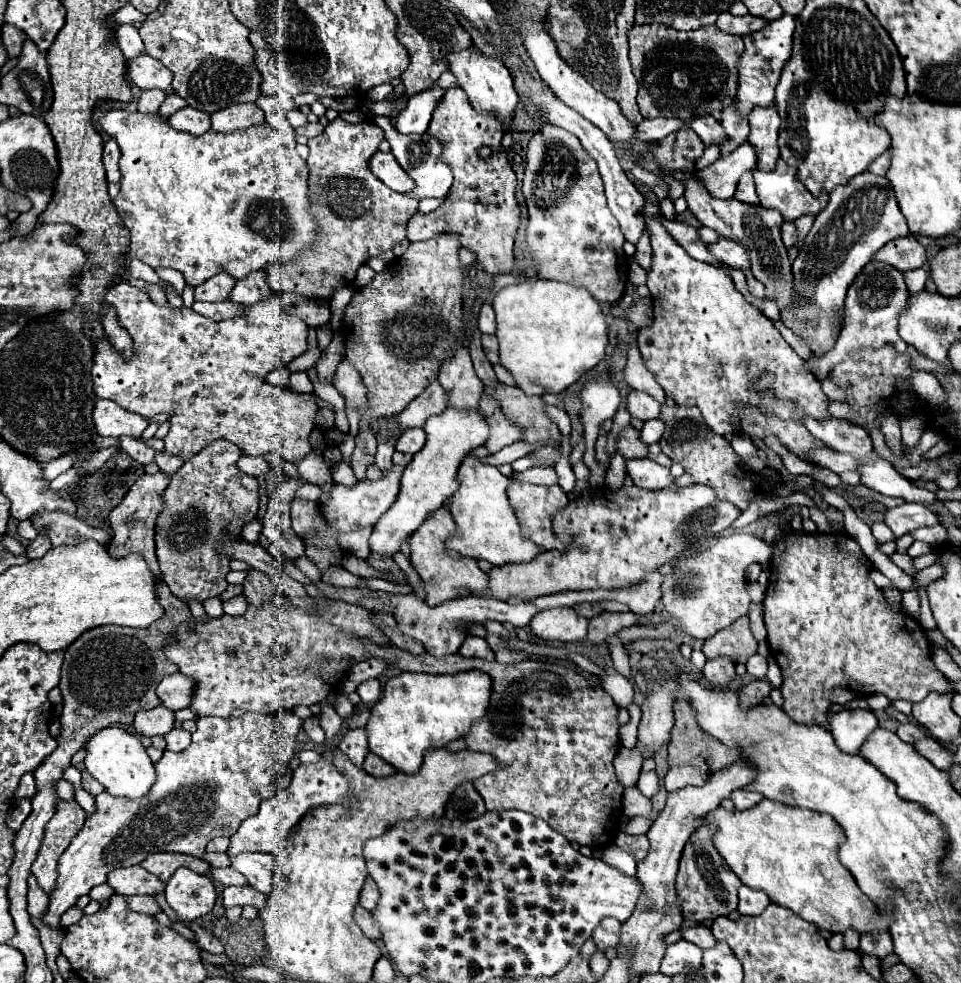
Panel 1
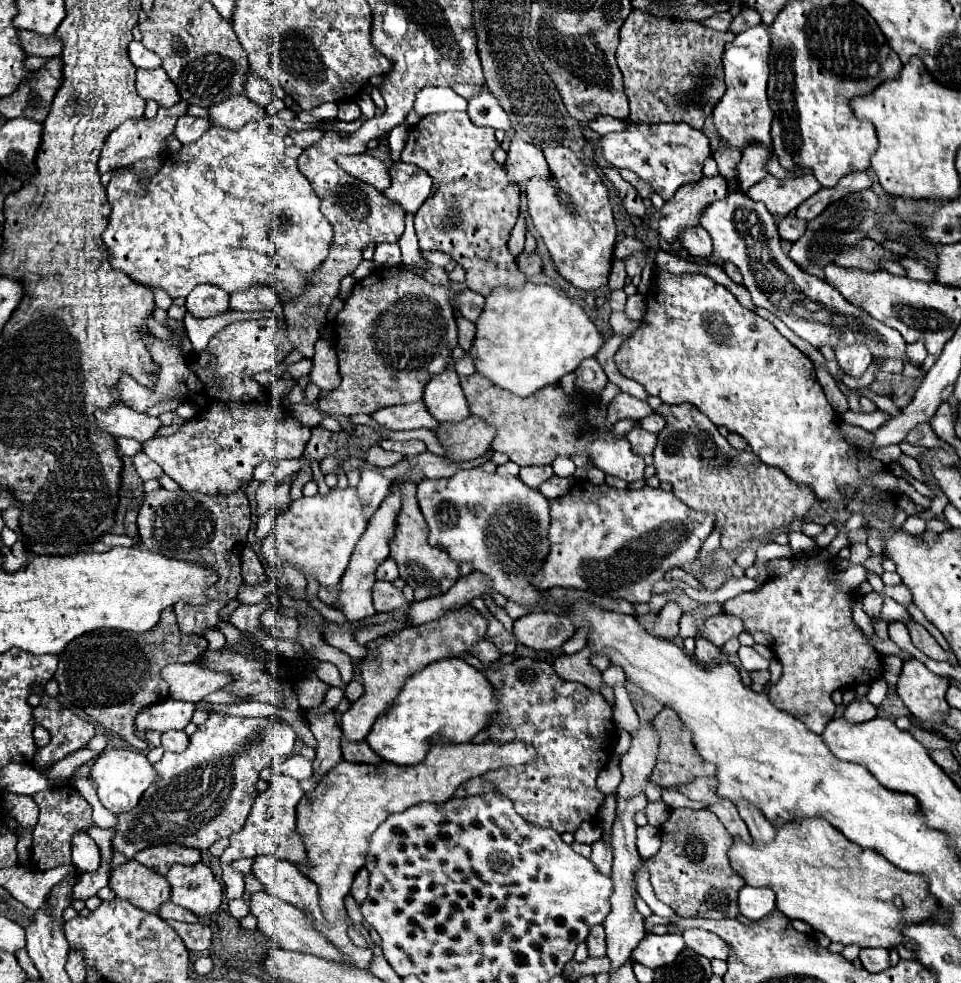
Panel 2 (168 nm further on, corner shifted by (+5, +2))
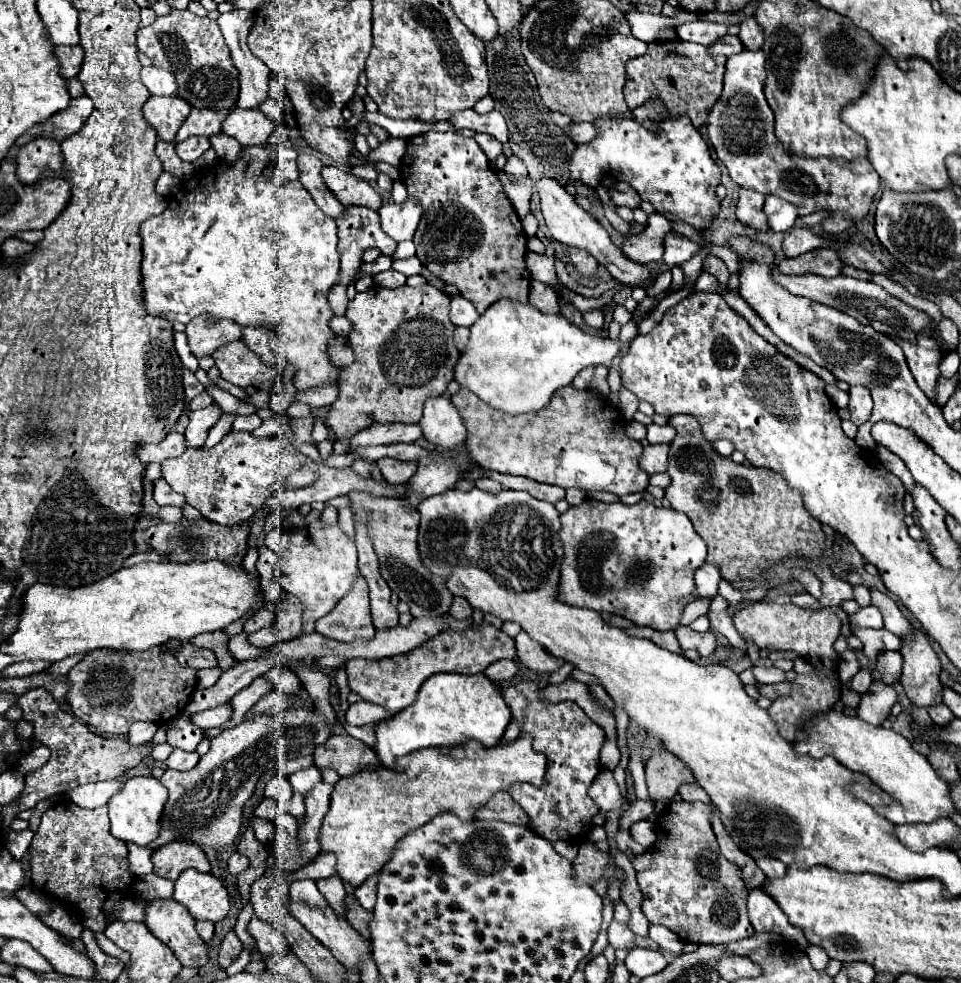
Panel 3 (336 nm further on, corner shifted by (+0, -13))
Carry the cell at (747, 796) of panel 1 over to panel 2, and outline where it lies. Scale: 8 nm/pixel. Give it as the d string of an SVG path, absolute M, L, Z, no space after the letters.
M744 800L736 802L736 806L738 806L738 812L740 812L742 820L746 822L746 826L748 826L750 836L754 838L754 842L768 844L768 842L772 842L776 838L774 826L764 818L764 814L758 808L754 808L752 804L748 804Z

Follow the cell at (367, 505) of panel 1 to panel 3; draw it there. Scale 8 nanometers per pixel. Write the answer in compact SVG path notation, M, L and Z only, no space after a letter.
M311 515L303 517L303 525L295 531L283 531L275 543L275 529L267 533L265 545L273 549L279 557L279 581L287 593L293 593L301 599L305 607L305 617L319 619L327 615L337 601L349 593L355 583L357 569L357 547L355 541L341 531L339 523L325 523Z

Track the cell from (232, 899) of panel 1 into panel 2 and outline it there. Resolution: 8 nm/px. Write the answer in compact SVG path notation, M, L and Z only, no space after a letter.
M258 892L258 894L250 894L248 896L248 906L250 912L258 918L258 928L262 932L266 932L268 936L276 936L280 946L284 950L294 950L294 952L304 952L304 954L312 954L312 956L320 956L326 960L338 960L338 962L346 962L344 954L340 954L340 950L334 948L334 944L328 944L328 940L324 940L324 936L308 922L308 918L304 916L304 912L300 912L298 908L282 902L280 898L268 894L268 892Z

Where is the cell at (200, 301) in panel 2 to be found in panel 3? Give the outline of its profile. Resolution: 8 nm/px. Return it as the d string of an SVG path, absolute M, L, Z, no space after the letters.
M197 315L185 329L189 347L195 357L213 355L217 347L233 339L241 339L241 327L229 319L213 319L211 315Z

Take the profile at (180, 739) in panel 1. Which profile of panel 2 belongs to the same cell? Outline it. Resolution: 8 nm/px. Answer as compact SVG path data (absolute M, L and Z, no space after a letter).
M170 730L162 734L162 748L168 752L184 752L188 748L188 736L182 730Z

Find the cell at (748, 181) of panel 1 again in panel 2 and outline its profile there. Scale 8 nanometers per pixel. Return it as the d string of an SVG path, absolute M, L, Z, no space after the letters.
M722 142L722 146L720 146L720 150L718 152L714 152L712 154L714 156L714 160L716 160L716 164L718 164L718 170L720 170L720 174L724 176L724 178L728 178L728 182L734 182L736 180L736 166L738 166L738 162L740 162L740 158L742 158L742 154L740 152L734 152L732 148L728 148L724 142Z

